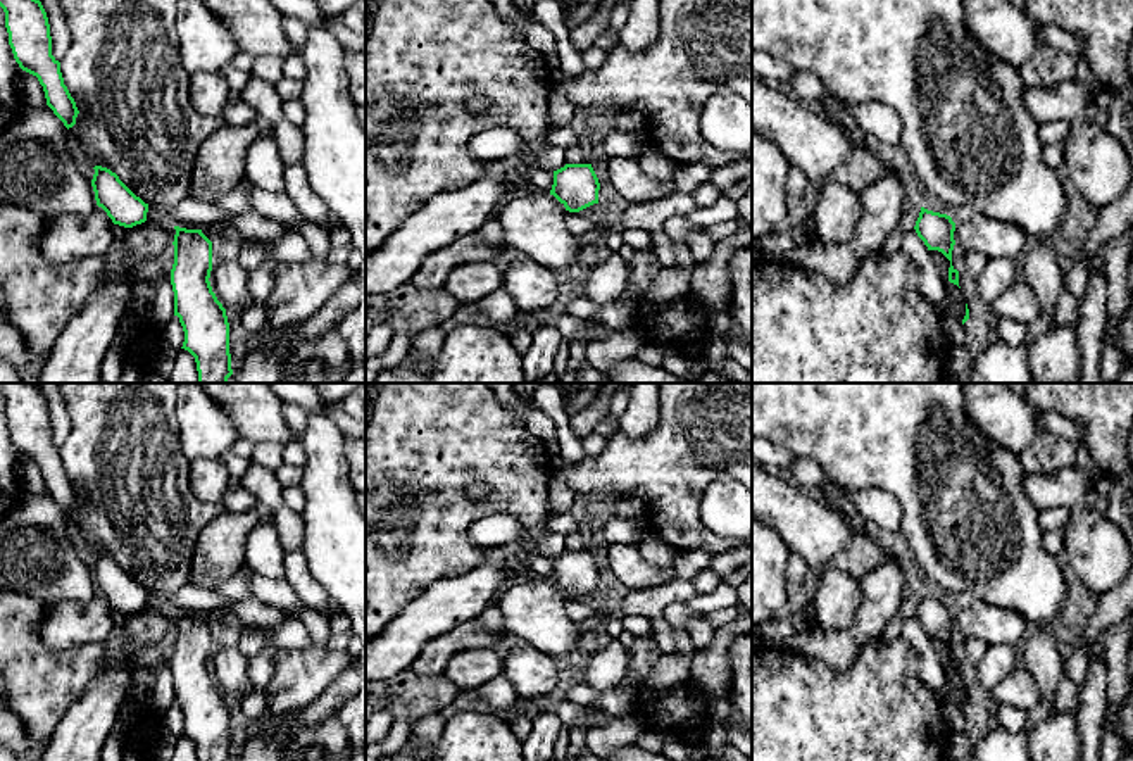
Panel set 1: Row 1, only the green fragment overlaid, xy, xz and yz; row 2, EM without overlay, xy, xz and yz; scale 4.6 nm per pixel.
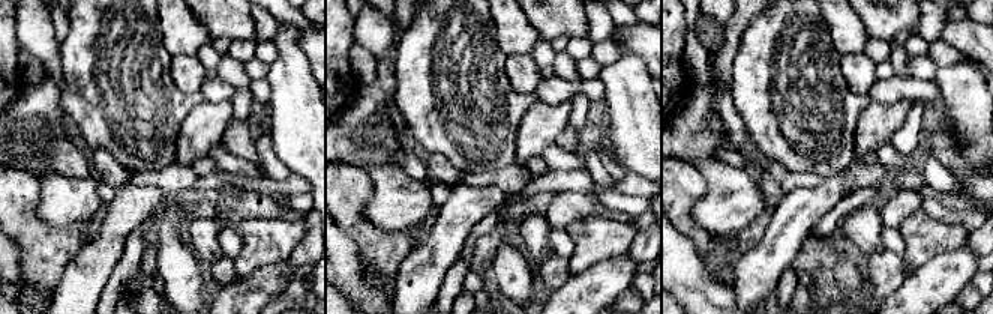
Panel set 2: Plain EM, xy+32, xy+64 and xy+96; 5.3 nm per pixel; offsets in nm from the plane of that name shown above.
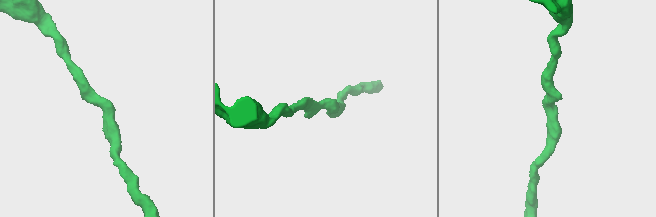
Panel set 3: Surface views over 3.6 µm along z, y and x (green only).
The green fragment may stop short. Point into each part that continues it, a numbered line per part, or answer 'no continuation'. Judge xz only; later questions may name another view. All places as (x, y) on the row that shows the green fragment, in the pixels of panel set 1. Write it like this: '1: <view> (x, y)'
no continuation

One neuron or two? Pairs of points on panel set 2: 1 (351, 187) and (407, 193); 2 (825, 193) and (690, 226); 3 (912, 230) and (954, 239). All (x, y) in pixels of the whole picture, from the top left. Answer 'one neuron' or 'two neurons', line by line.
1: two neurons
2: two neurons
3: one neuron

